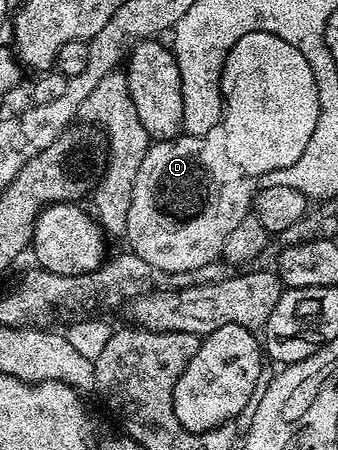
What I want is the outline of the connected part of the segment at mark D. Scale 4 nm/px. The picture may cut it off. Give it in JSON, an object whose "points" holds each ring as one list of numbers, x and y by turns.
{"points":[[246,33,238,38,230,52,227,53,226,62,223,65,222,80,220,82,223,94,223,116,219,122,201,137,184,133,178,138,170,138,164,142,152,141,145,152,145,160,141,160,141,168,137,170,137,180,133,180,133,200,129,204,129,220,127,221,126,241,131,241,130,253,135,254,145,264,149,264,152,271,164,270,167,276,180,274,186,270,196,270,205,264,216,261,222,255,223,245,229,240,233,228,245,220,245,216,252,213,255,187,252,180,267,173,281,172,285,167,291,167,301,158,309,139,313,136,313,129,316,128,317,116,320,115,320,97,317,94,316,76,309,66,308,60,299,49,296,43,292,43,282,35,265,33]]}

